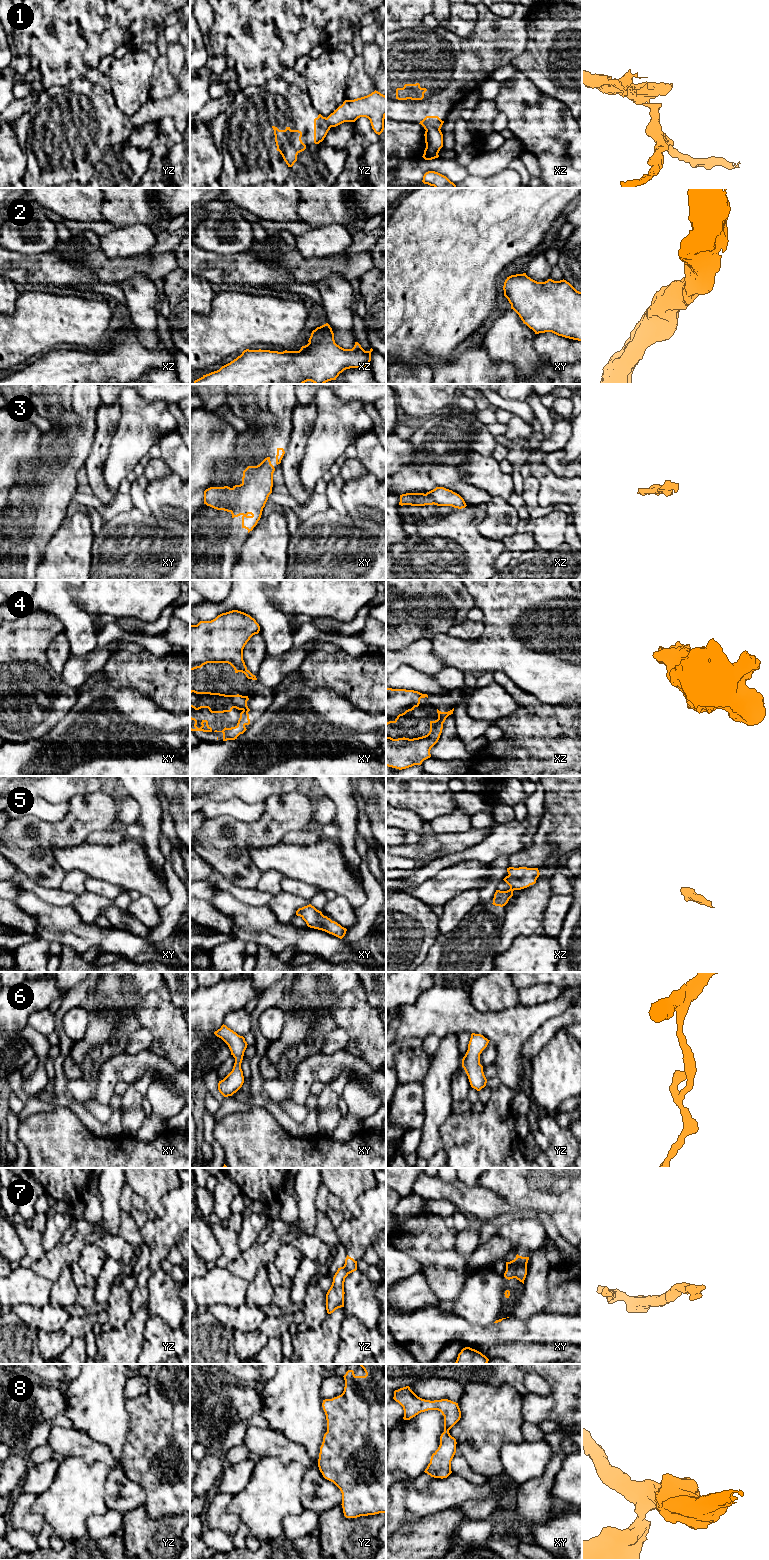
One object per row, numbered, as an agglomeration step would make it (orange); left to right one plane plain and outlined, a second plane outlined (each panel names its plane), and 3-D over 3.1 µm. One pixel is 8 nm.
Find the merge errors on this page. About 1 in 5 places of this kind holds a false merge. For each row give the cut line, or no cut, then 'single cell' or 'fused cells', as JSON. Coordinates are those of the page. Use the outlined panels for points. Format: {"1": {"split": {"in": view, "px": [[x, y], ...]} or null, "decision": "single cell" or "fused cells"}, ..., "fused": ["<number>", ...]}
{"1": {"split": {"in": "xz", "px": [[439, 129], [426, 130]]}, "decision": "fused cells"}, "2": {"split": null, "decision": "single cell"}, "3": {"split": null, "decision": "single cell"}, "4": {"split": null, "decision": "single cell"}, "5": {"split": null, "decision": "single cell"}, "6": {"split": null, "decision": "single cell"}, "7": {"split": null, "decision": "single cell"}, "8": {"split": null, "decision": "single cell"}, "fused": ["1"]}

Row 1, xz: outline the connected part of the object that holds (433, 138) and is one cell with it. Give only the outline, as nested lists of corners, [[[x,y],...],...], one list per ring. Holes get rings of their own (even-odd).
[[[426,130],[424,136],[426,148],[422,157],[425,160],[432,160],[438,158],[438,153],[440,149],[443,147],[443,134],[441,130]]]

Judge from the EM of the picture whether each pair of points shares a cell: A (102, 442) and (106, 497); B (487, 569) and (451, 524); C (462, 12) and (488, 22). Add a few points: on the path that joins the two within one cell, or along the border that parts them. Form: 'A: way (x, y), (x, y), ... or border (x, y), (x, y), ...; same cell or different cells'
A: way (97, 456), (94, 462), (96, 483); same cell
B: way (484, 558), (462, 535); same cell
C: border (477, 10), (477, 25), (474, 29); different cells

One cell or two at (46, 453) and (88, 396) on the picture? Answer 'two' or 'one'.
one

